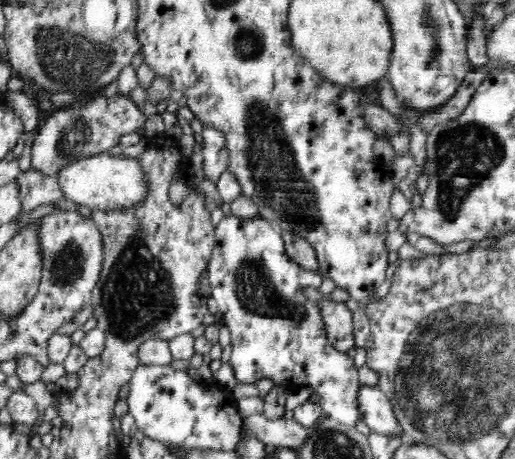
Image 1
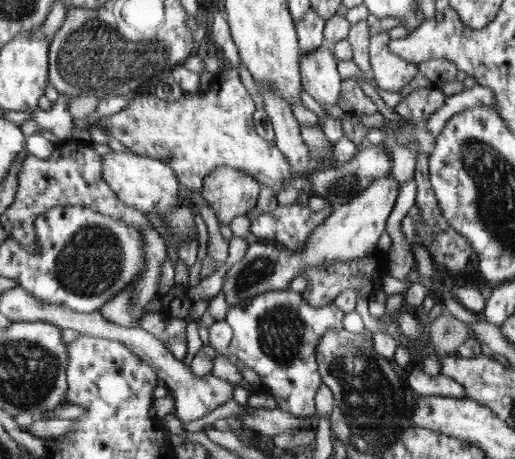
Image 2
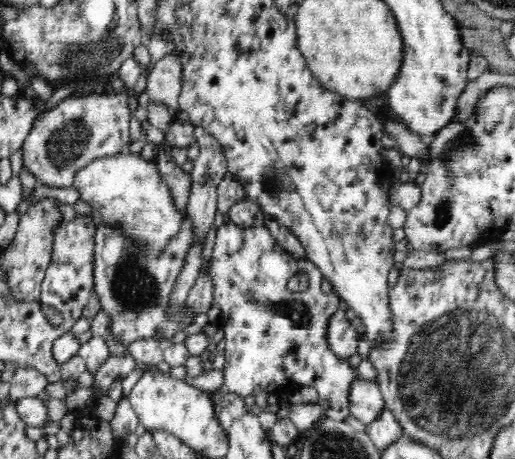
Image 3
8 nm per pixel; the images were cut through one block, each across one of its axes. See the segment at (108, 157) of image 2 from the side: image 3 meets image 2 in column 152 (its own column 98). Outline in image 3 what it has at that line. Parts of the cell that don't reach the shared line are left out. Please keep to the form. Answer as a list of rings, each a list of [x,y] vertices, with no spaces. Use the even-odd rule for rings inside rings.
[[[138,153],[93,159],[76,172],[72,186],[80,191],[80,200],[88,203],[91,209],[94,208],[103,222],[120,227],[126,235],[149,240],[149,254],[160,254],[169,238],[179,230],[182,212],[174,205],[174,198],[157,172],[156,165]]]

